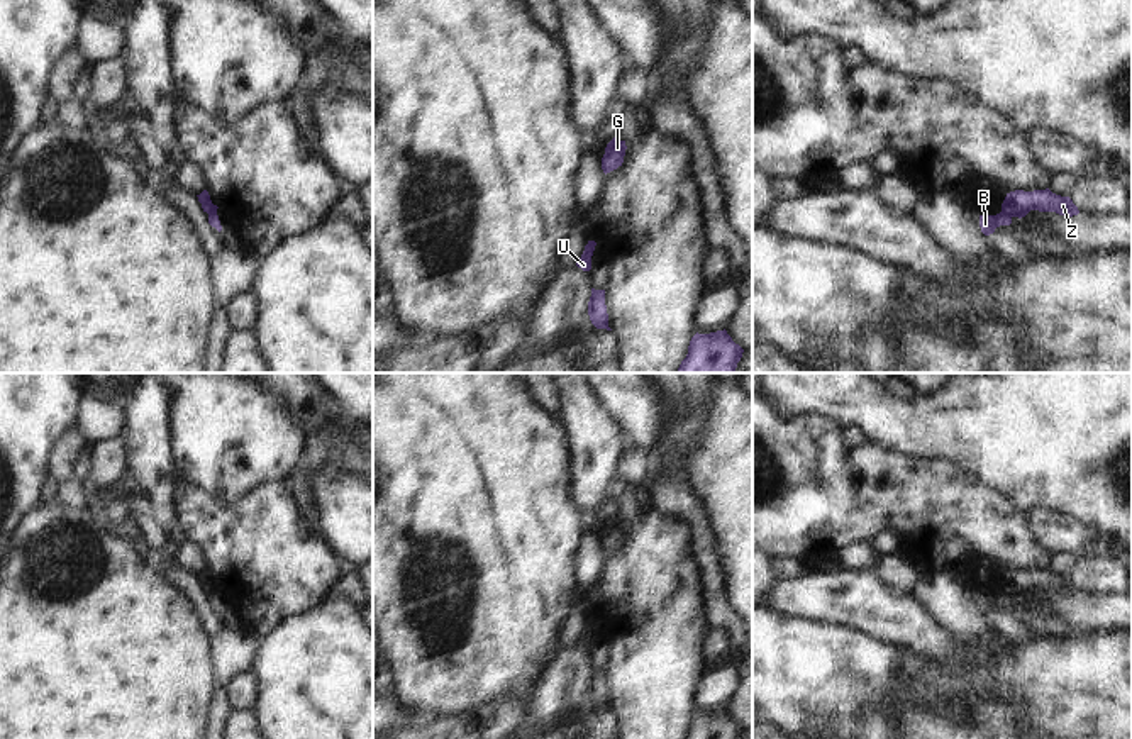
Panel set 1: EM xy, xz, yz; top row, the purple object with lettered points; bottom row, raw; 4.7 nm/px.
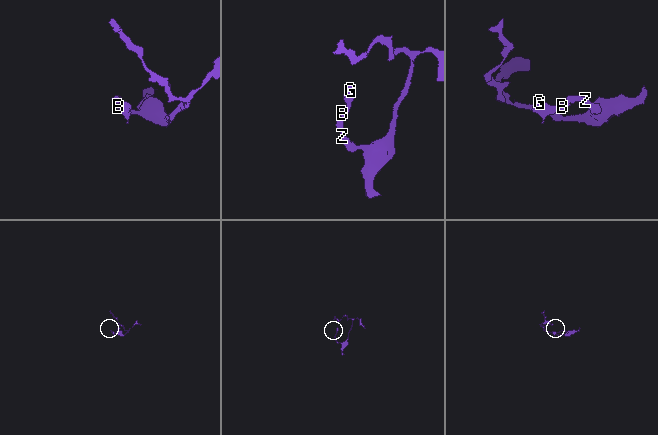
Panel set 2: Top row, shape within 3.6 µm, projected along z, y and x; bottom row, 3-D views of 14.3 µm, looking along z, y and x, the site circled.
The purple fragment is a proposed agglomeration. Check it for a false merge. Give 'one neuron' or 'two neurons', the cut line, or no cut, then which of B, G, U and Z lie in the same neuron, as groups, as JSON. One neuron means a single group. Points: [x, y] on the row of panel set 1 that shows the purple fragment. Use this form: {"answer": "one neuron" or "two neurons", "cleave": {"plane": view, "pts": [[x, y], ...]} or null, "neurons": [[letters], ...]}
{"answer": "two neurons", "cleave": {"plane": "yz", "pts": [[1002, 211], [1012, 216]]}, "neurons": [["B", "G"], ["U", "Z"]]}

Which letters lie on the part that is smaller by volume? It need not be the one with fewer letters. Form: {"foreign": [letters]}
{"foreign": ["B", "G"]}

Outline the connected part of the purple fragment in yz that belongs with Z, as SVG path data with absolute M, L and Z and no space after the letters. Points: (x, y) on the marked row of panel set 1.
M1049 188L1024 192L1015 190L1007 193L1002 212L1012 217L1025 217L1030 210L1056 212L1059 215L1078 215L1079 210L1069 197L1052 193Z

